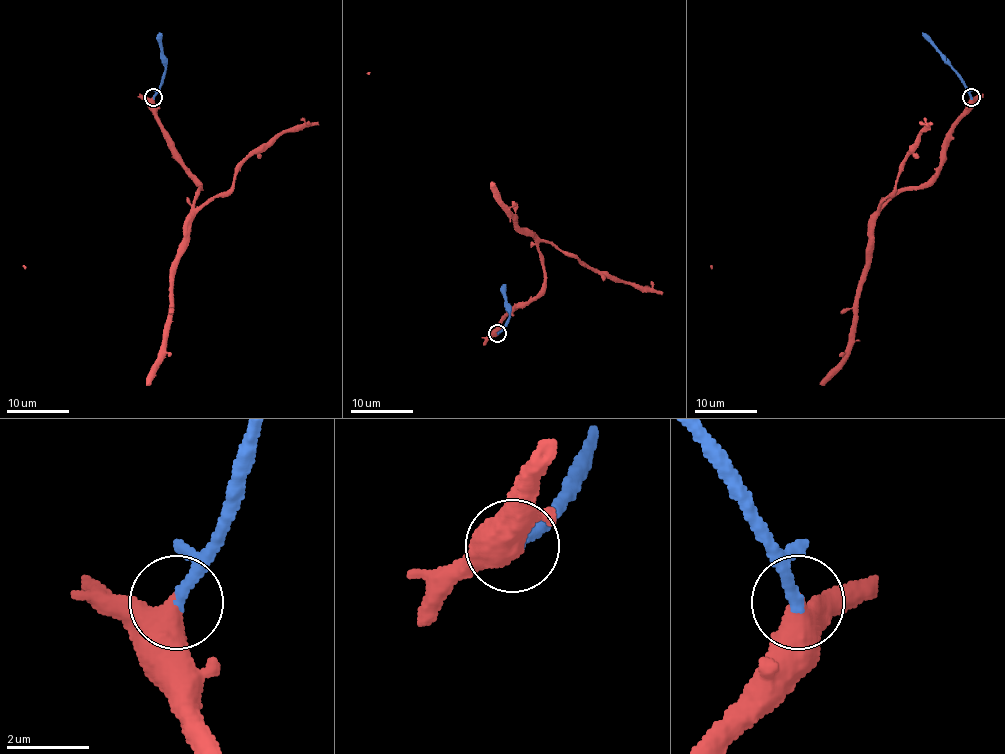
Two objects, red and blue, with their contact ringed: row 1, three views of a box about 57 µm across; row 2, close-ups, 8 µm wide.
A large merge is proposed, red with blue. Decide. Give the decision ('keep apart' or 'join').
keep apart

